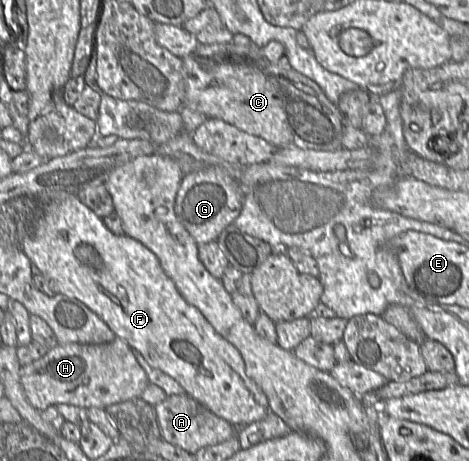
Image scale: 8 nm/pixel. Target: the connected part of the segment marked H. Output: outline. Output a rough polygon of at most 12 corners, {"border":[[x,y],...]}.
{"border":[[57,344],[20,367],[28,402],[105,409],[149,383],[132,348]]}

